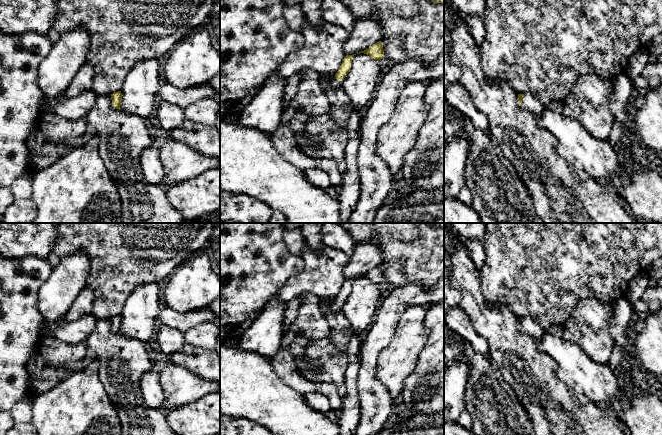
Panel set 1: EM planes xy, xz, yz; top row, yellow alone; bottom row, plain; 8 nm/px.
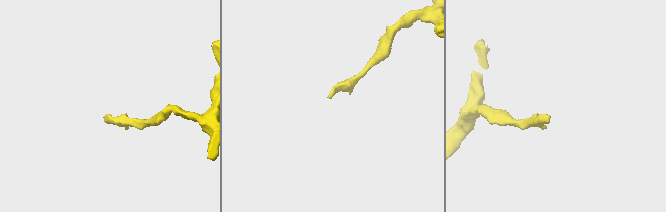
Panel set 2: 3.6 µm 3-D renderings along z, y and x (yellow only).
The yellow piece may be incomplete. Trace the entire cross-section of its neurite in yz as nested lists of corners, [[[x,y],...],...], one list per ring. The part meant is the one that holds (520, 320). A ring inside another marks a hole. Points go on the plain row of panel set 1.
[[[529,317],[518,318],[518,326],[522,332],[529,334],[536,339],[541,339],[547,333],[546,330]]]

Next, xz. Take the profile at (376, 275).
[[[381,265],[377,266],[373,268],[372,270],[370,270],[368,273],[361,275],[357,278],[360,278],[360,277],[367,278],[372,283],[379,285],[380,283],[384,281],[384,273],[383,273],[382,266]]]

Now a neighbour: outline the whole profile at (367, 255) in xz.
[[[369,240],[358,243],[348,265],[344,269],[344,277],[354,279],[368,273],[373,268],[380,266],[384,256],[378,240]]]

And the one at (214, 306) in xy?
[[[220,296],[212,301],[208,308],[220,319]]]

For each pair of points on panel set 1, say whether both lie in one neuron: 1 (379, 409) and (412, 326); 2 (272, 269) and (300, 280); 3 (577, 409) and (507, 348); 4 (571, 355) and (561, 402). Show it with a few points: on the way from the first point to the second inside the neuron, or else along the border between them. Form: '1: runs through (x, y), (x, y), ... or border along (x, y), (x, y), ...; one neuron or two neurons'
1: border along (376, 368), (376, 377), (385, 386), (394, 405); two neurons
2: border along (305, 265), (300, 272), (292, 275), (276, 292); two neurons
3: runs through (559, 401), (524, 366); one neuron
4: border along (561, 380), (564, 382); two neurons

